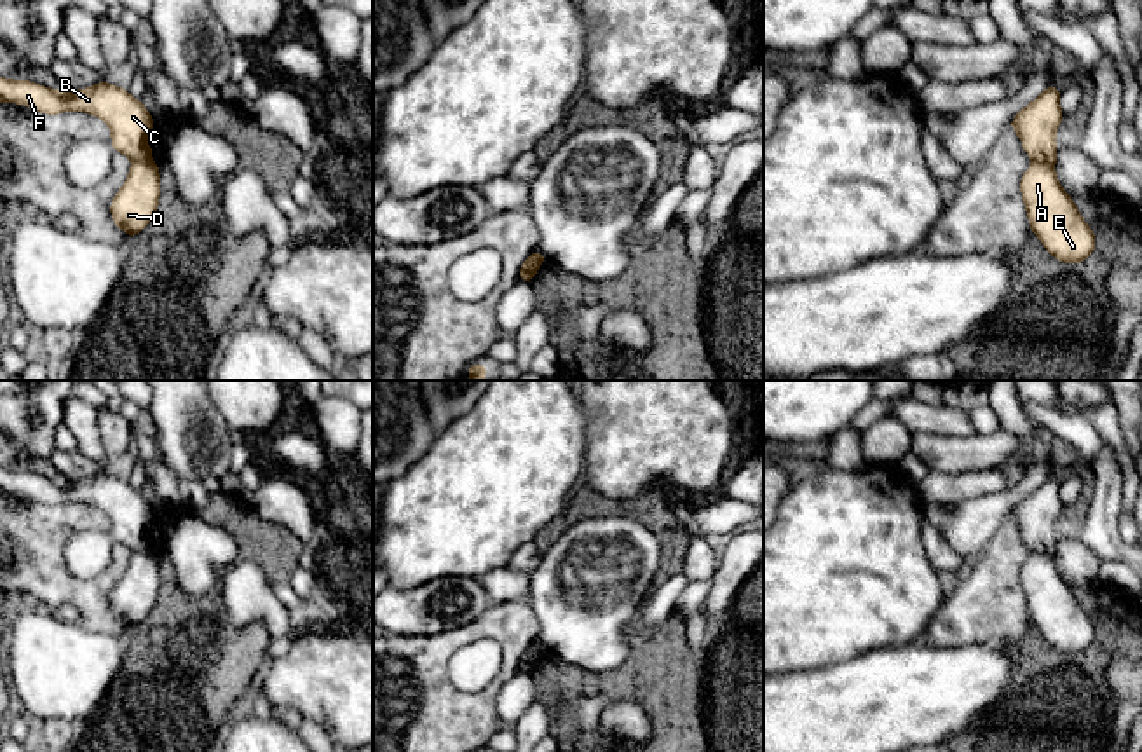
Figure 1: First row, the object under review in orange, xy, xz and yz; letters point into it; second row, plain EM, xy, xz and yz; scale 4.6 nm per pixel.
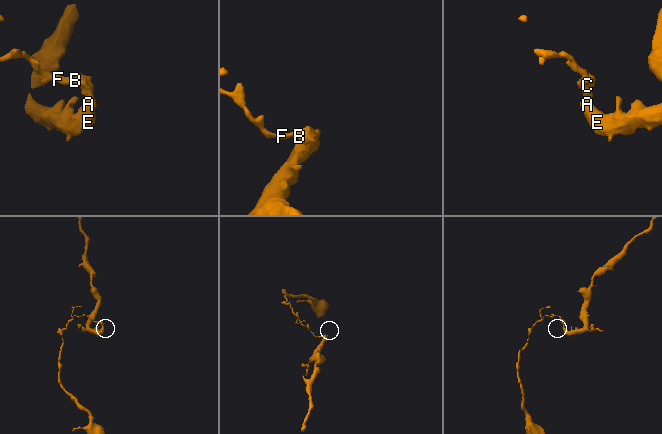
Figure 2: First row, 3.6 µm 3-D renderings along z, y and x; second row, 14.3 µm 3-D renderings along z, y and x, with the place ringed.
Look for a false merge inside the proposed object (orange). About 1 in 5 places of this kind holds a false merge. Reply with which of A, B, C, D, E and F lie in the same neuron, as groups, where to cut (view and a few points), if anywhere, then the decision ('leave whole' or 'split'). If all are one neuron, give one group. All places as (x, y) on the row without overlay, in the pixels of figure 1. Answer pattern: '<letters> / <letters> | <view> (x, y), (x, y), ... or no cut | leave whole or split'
A D E / B C F | yz (1034, 552), (1045, 552), (1053, 557) | split

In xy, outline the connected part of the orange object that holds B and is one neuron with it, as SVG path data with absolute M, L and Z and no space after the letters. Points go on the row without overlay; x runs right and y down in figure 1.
M0 468L0 492L30 497L45 506L66 501L85 502L103 509L112 522L110 536L133 553L150 551L153 508L129 482L106 471L80 482L54 482L30 471Z

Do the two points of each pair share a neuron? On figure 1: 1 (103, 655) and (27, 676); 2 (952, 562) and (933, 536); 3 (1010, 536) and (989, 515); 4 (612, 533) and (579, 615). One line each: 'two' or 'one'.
1: one
2: one
3: two
4: one

